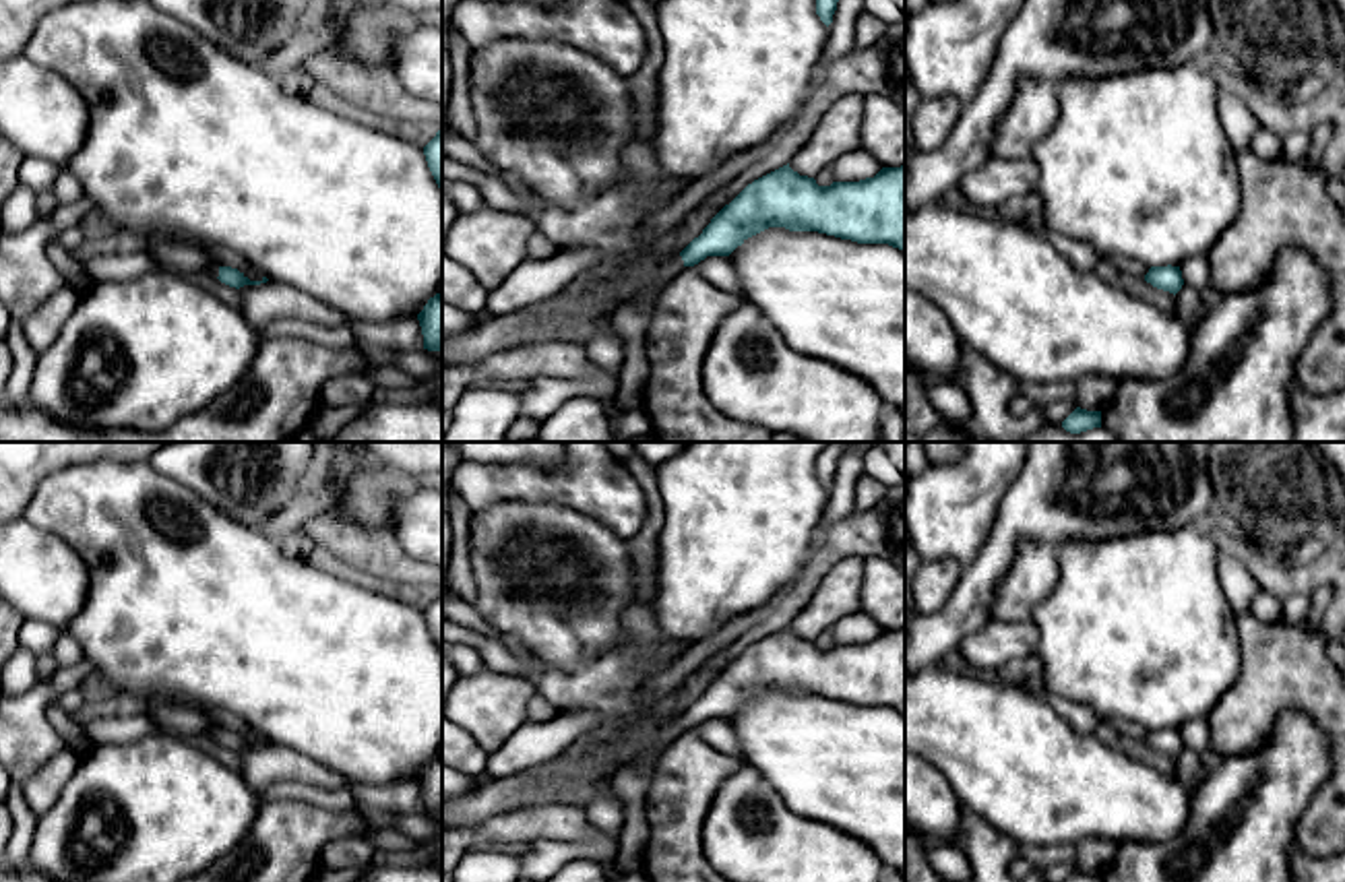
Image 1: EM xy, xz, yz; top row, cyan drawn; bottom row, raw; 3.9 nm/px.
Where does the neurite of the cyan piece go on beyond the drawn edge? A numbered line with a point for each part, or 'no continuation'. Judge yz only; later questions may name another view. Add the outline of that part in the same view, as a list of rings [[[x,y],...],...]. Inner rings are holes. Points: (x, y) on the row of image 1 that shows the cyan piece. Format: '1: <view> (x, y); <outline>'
no continuation

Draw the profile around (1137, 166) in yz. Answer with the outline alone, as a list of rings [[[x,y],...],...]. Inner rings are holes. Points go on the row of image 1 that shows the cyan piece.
[[[1190,62],[1107,78],[1072,76],[1054,87],[1060,97],[1060,118],[1031,153],[1039,169],[1035,192],[1043,200],[1041,229],[1066,233],[1105,256],[1124,256],[1147,266],[1182,266],[1192,256],[1207,256],[1242,204],[1238,155],[1217,112],[1221,89],[1215,68]]]

